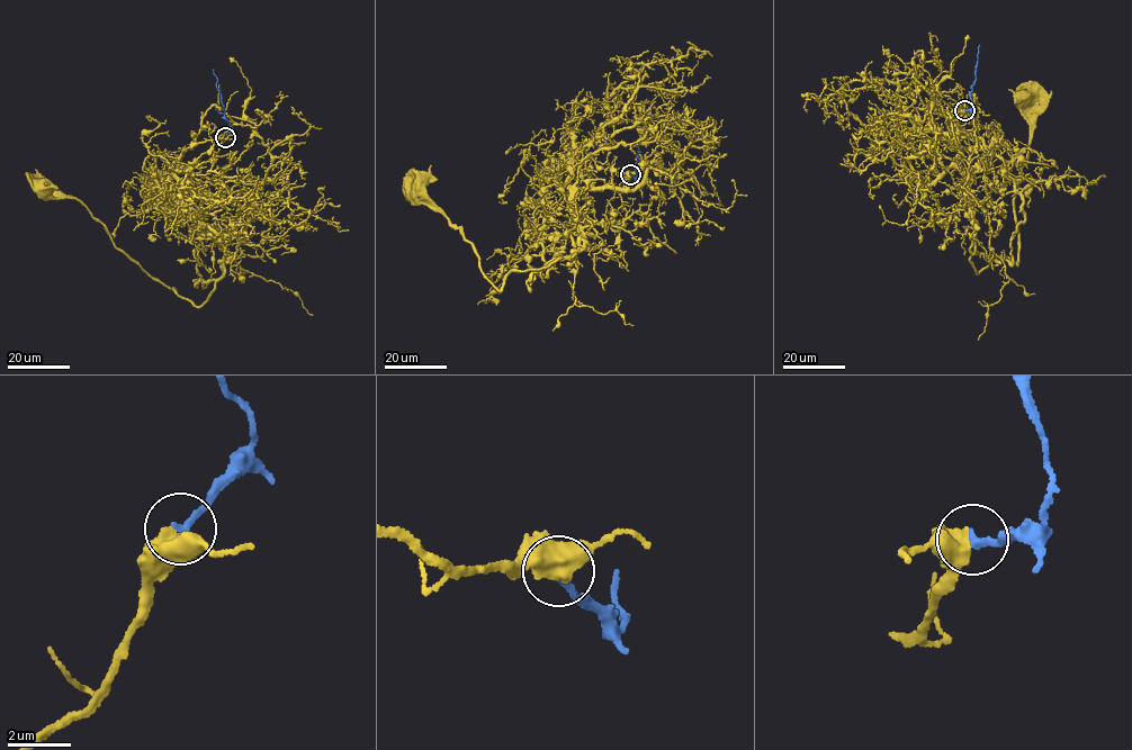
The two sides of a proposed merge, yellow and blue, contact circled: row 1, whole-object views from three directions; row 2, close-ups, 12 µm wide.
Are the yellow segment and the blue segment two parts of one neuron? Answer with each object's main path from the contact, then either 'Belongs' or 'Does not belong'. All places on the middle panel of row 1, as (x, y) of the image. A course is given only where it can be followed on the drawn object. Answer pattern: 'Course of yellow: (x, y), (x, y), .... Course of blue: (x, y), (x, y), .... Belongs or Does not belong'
Course of yellow: (630, 173), (584, 151), (572, 155), (567, 187), (583, 246), (569, 260), (511, 271), (501, 290), (422, 181). Course of blue: (630, 173), (637, 179), (638, 147). Belongs

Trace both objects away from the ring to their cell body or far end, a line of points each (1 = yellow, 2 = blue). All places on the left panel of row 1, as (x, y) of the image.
1: (224, 137), (199, 171), (167, 183), (225, 250), (198, 306), (80, 200), (45, 188)
2: (224, 137), (231, 125), (225, 117), (213, 69)

